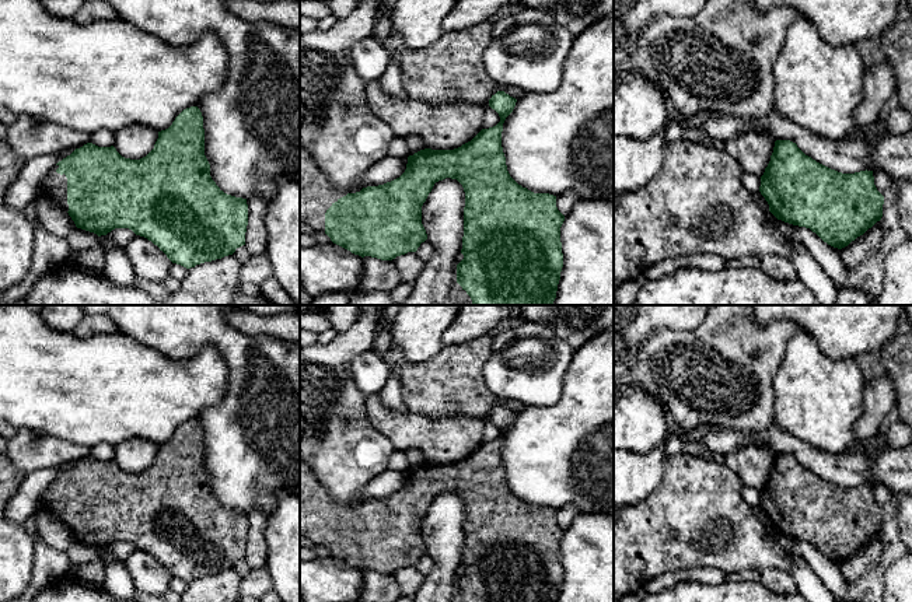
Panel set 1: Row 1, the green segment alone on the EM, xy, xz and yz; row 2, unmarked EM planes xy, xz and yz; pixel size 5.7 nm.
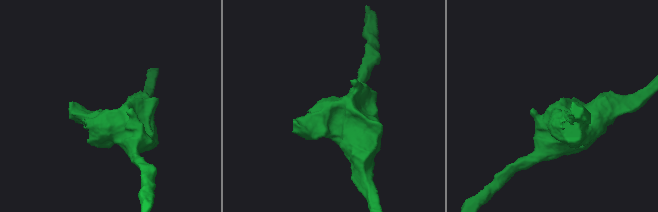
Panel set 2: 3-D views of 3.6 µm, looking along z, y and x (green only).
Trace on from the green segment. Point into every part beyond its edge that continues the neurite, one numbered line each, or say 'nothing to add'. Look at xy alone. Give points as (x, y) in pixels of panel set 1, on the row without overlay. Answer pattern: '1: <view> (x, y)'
1: xy (55, 500)

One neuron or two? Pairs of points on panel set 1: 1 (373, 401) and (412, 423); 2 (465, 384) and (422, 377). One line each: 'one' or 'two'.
1: one
2: one

